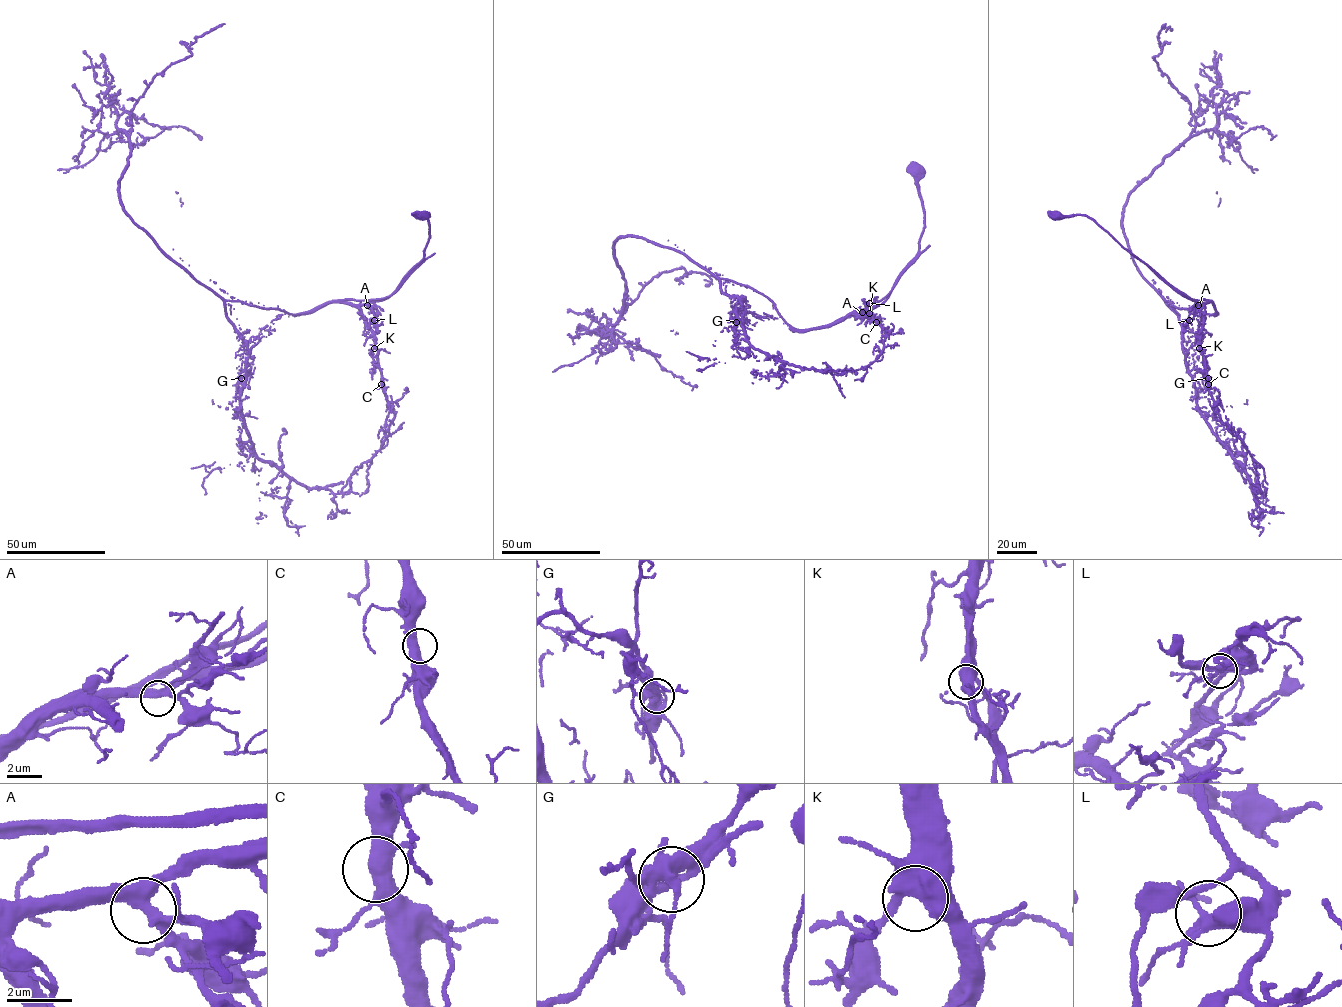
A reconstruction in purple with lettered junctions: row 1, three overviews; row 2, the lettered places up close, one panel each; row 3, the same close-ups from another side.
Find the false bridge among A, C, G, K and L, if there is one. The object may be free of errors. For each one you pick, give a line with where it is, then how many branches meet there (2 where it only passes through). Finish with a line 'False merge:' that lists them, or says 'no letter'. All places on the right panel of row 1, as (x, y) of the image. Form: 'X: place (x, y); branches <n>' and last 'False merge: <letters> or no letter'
G: place (1208, 378); branches 5
False merge: G

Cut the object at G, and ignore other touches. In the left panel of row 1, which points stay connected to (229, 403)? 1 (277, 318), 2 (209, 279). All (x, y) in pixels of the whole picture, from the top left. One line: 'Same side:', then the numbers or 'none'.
Same side: 1, 2

